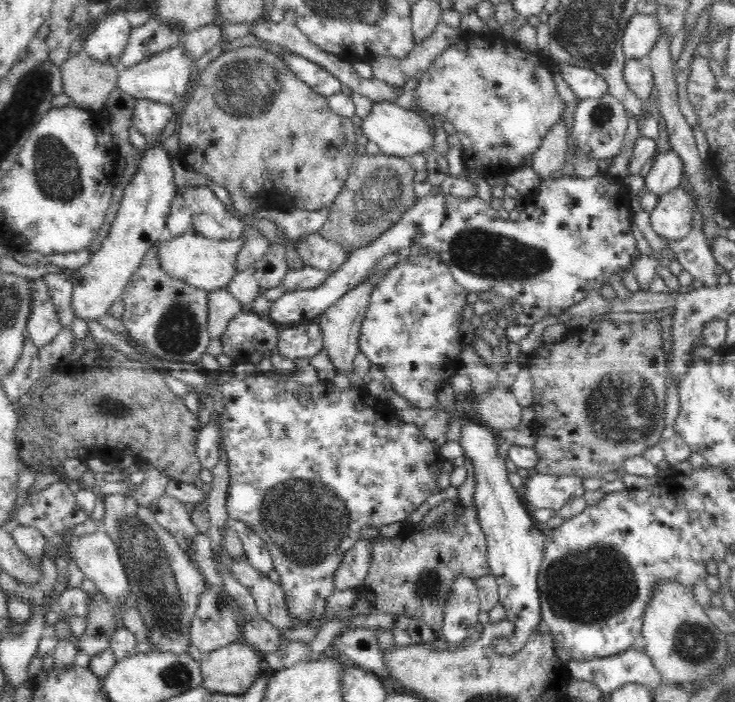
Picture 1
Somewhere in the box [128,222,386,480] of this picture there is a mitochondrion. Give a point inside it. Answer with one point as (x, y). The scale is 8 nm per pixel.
(178, 332)

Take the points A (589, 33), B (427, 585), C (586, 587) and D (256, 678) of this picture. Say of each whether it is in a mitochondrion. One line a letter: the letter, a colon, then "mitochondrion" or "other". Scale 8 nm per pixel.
A: mitochondrion
B: mitochondrion
C: mitochondrion
D: other

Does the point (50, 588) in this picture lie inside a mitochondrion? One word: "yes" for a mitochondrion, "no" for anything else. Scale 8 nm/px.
no

